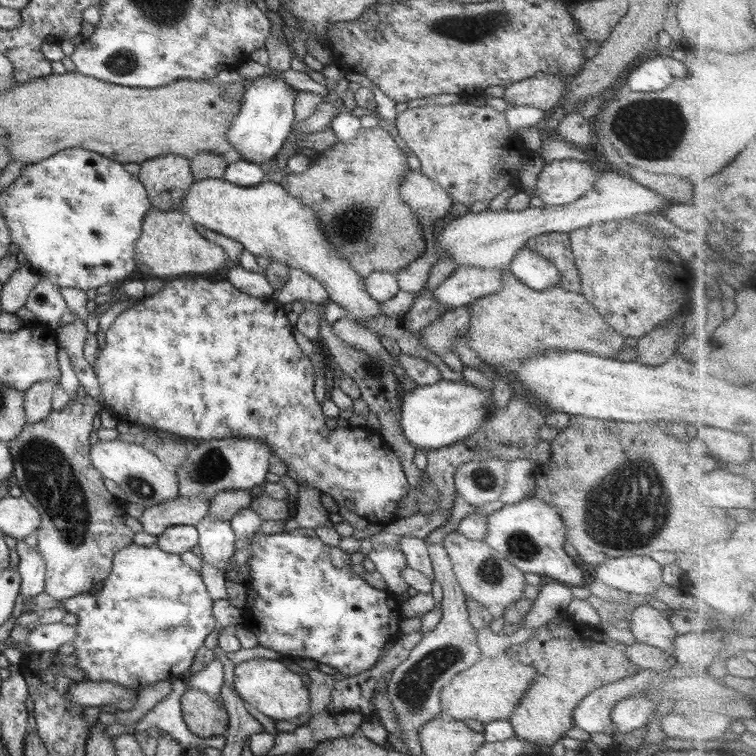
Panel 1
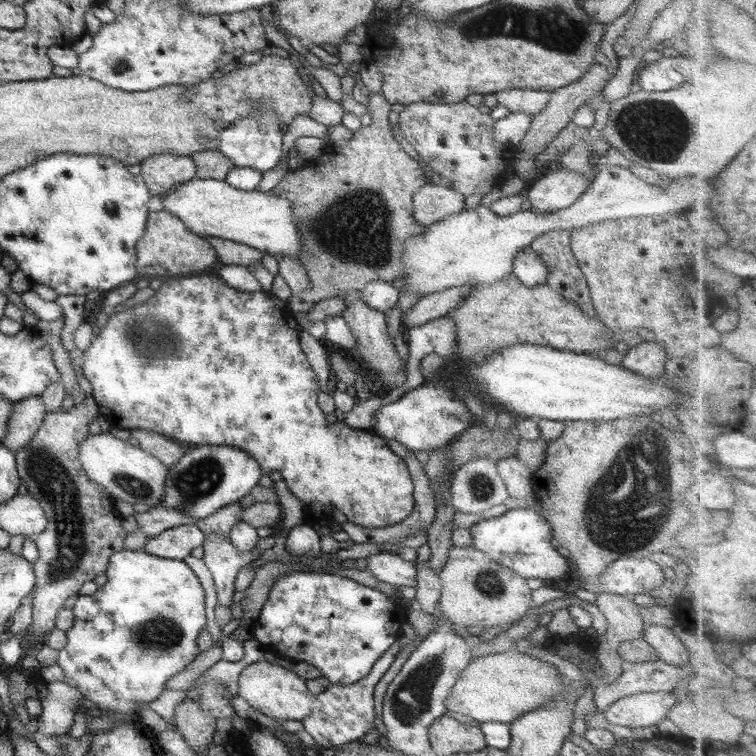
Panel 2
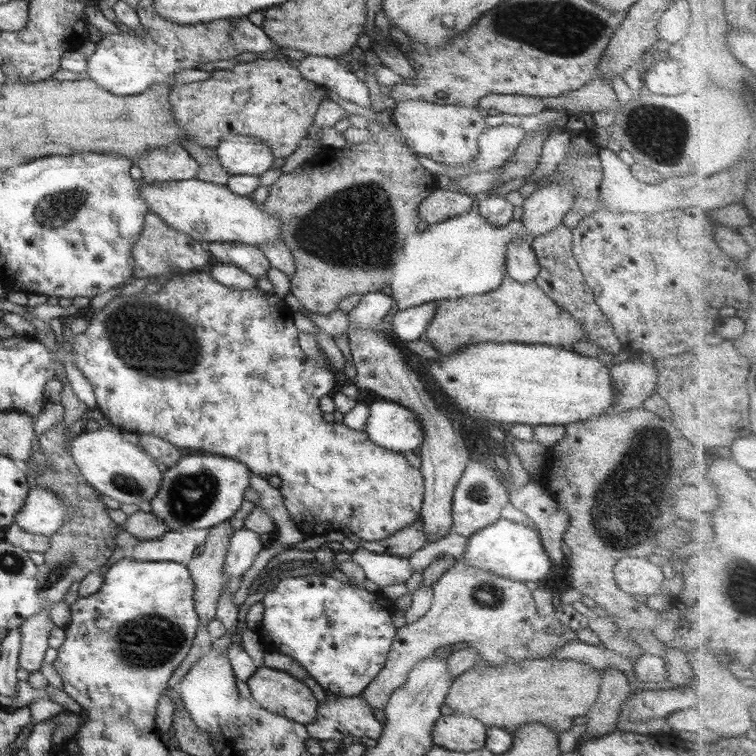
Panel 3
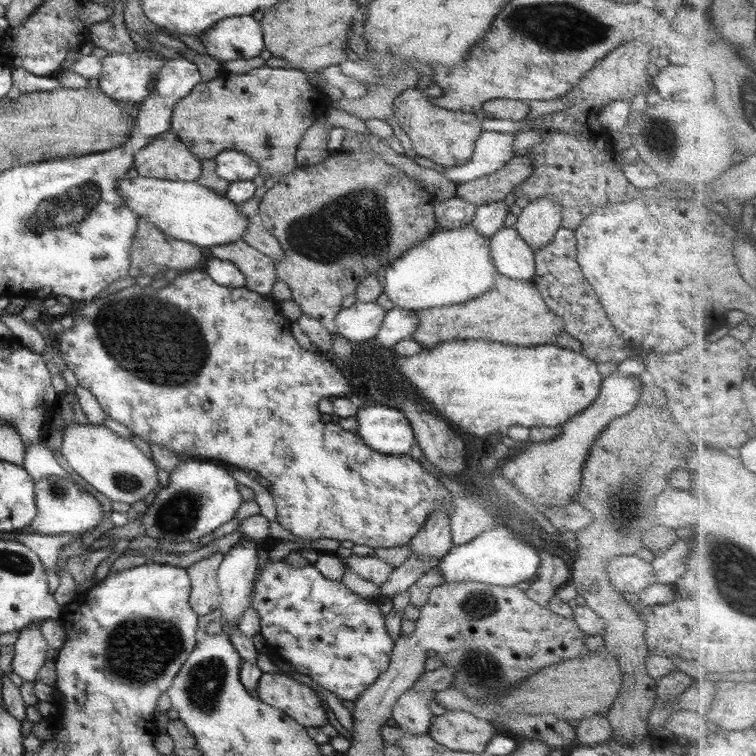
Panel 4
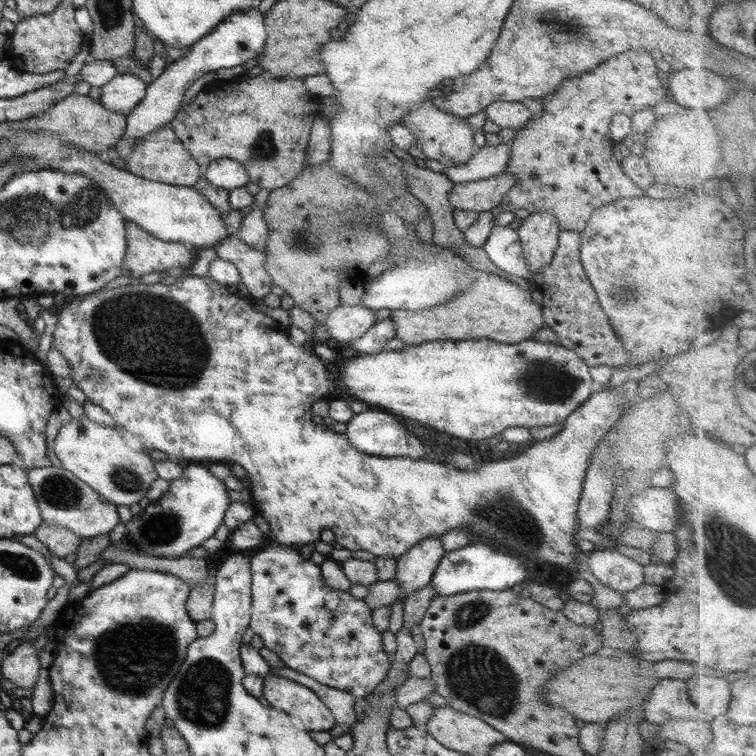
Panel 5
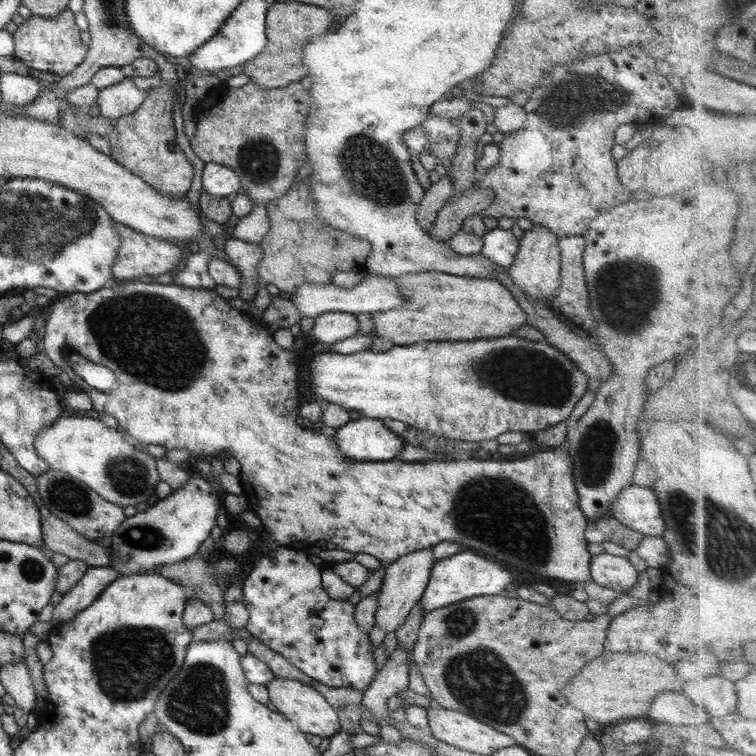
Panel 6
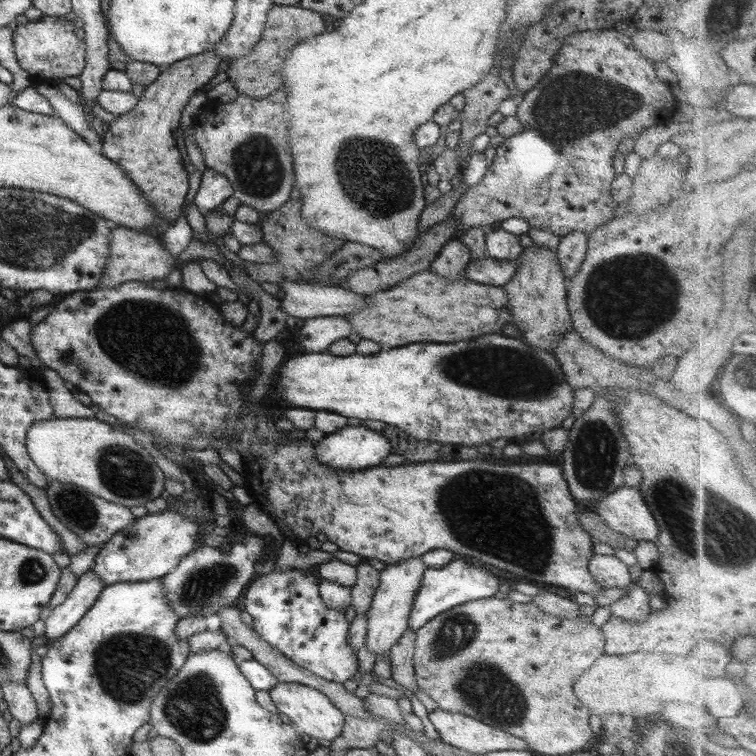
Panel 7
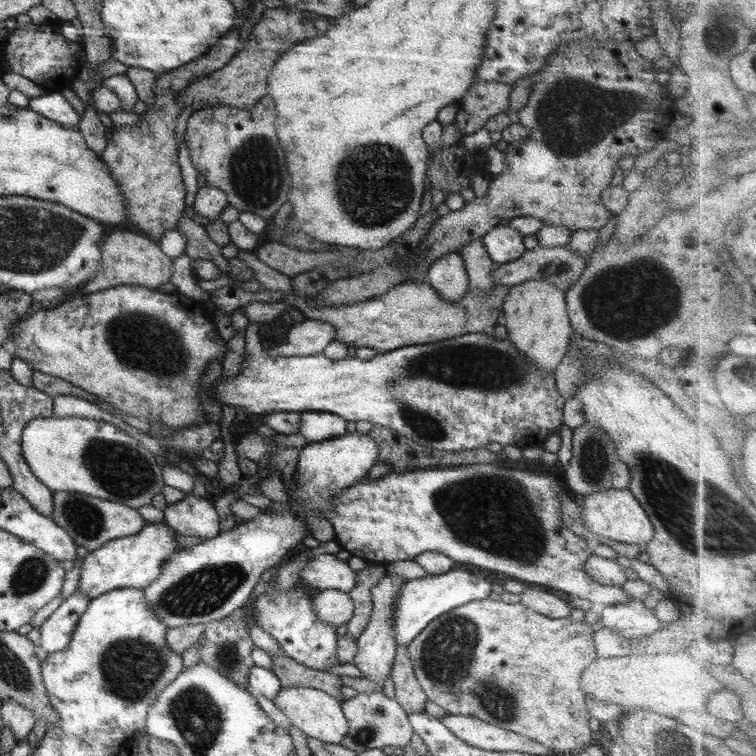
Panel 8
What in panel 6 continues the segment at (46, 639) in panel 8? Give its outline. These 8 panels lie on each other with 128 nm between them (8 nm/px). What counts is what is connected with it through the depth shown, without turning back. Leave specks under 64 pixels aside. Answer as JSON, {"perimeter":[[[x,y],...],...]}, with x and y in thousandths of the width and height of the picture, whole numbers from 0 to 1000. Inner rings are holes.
{"perimeter":[[[116,750],[98,778],[74,791],[67,817],[70,828],[95,820],[103,810],[116,804],[157,761],[148,750]]]}

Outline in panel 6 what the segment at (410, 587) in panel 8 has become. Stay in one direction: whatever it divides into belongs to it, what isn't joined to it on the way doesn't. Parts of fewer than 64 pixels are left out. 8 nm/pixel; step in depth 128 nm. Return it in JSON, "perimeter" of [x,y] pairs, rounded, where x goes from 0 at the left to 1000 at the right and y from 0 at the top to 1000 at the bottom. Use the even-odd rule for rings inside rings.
{"perimeter":[[[611,726],[595,738],[575,742],[566,774],[554,796],[563,812],[575,804],[593,802],[622,791],[661,787],[669,779],[669,775],[677,770],[677,765],[680,762],[657,741],[646,738],[639,733],[630,733],[630,730],[624,730],[624,726]]]}

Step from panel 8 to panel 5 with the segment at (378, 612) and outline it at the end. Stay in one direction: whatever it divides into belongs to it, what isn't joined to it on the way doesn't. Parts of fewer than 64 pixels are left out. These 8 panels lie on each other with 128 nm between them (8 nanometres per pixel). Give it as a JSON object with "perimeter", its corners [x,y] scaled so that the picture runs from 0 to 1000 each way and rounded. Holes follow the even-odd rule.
{"perimeter":[[[583,710],[562,712],[525,738],[522,765],[529,775],[529,790],[524,795],[537,795],[540,786],[566,775],[590,729]]]}

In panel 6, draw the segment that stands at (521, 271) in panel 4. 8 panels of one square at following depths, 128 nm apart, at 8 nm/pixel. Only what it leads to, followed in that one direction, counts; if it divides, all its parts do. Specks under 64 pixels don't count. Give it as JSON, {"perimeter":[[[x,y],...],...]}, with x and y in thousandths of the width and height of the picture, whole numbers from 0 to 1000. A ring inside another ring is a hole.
{"perimeter":[[[664,300],[644,304],[638,312],[639,327],[636,328],[638,340],[646,341],[651,348],[671,357],[677,353],[687,329],[687,316],[675,303]]]}

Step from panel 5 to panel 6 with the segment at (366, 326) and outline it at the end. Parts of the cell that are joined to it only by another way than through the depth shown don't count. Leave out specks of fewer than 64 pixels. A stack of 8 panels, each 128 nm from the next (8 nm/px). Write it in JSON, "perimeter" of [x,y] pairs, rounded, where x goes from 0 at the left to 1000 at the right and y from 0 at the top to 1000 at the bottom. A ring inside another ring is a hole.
{"perimeter":[[[433,413],[415,422],[411,447],[421,452],[442,455],[474,439],[474,422],[470,414]]]}

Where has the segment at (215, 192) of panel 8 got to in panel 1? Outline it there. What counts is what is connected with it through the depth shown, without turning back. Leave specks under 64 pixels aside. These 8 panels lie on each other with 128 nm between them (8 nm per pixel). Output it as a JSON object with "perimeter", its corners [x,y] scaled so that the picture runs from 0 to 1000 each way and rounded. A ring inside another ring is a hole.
{"perimeter":[[[340,102],[324,110],[317,147],[308,156],[300,181],[320,210],[345,218],[364,210],[381,177],[388,175],[390,124],[376,104],[365,102]]]}

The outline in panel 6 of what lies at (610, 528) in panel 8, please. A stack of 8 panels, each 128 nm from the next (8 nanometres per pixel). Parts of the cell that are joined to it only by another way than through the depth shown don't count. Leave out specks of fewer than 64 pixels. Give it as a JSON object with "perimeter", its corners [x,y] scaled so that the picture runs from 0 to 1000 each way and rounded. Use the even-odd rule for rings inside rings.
{"perimeter":[[[825,646],[806,672],[806,683],[852,709],[876,710],[881,696],[873,665],[861,646]]]}

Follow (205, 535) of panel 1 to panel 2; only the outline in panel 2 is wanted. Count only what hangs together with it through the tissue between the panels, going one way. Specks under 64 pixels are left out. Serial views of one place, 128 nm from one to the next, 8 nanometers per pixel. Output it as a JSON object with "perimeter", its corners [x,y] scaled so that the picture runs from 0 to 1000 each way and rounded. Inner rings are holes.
{"perimeter":[[[278,708],[271,712],[267,725],[270,725],[267,741],[276,751],[286,774],[287,796],[303,804],[312,783],[310,775],[312,759],[317,757],[317,751],[344,738],[345,733],[337,728],[325,730],[315,728],[302,708]]]}

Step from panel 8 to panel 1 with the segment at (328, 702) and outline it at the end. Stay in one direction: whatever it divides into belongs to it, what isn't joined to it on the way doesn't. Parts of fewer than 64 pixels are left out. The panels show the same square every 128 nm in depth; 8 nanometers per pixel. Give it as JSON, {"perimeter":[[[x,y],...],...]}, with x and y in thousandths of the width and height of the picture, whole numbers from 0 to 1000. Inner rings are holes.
{"perimeter":[[[336,870],[315,877],[310,884],[311,914],[347,944],[364,954],[389,954],[409,938],[409,913],[397,893],[384,888],[373,873]]]}

